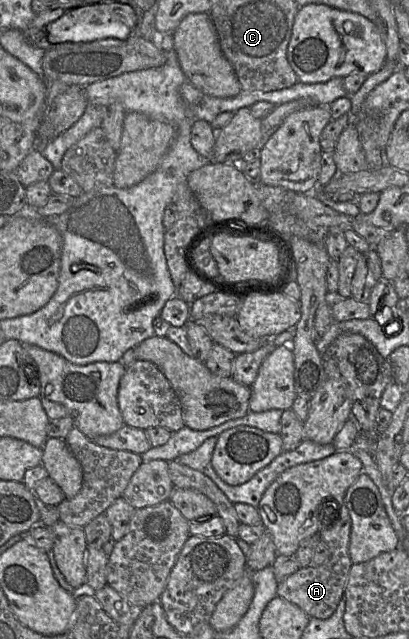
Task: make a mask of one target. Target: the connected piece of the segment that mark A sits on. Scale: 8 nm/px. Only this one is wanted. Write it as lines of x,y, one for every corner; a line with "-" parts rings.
335,499
334,502
338,505
338,513
332,515
332,519
327,522
335,521
323,527
319,533
321,540
327,544
330,550
330,559
319,566
310,565
299,568
295,573
278,583
277,587
277,596
297,605
309,617
322,620
329,618
335,612
344,596
348,576
353,564
349,554
351,517
345,502
338,502

